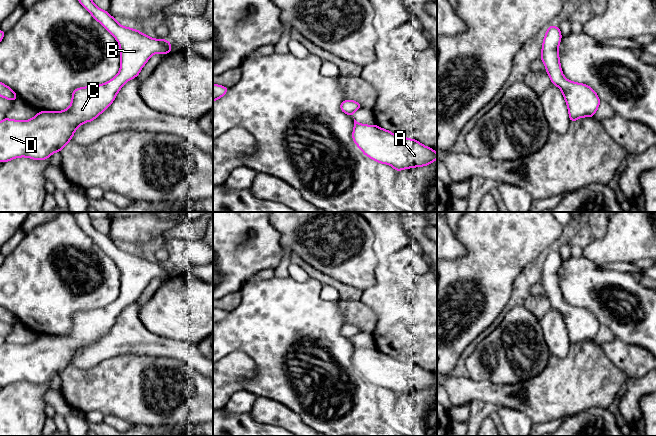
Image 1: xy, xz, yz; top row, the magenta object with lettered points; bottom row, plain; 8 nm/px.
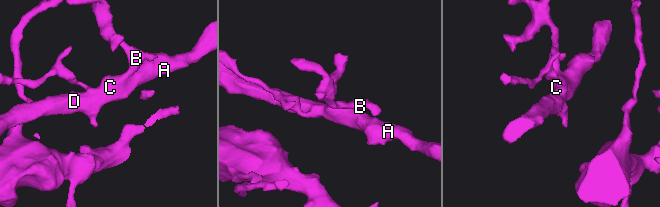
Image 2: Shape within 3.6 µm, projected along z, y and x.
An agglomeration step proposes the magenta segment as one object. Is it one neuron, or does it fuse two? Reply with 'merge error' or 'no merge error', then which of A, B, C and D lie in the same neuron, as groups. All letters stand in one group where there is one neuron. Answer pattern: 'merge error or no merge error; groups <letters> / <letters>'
no merge error; groups A B C D

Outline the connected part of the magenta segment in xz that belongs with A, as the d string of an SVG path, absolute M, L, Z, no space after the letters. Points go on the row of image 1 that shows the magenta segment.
M354 119L354 143L365 156L392 166L395 171L422 167L437 159L437 153L419 141L399 137L378 125L360 124Z

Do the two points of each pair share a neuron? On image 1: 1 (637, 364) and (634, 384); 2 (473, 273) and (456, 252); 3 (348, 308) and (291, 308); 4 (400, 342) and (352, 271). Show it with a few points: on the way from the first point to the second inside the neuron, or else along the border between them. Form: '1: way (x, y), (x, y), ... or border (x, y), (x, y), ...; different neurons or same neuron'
1: border (645, 375), (639, 378), (628, 379); different neurons
2: border (453, 234), (466, 253), (457, 258), (447, 259); different neurons
3: border (335, 301), (339, 306), (345, 323); different neurons
4: border (376, 268), (375, 282), (363, 291); different neurons

